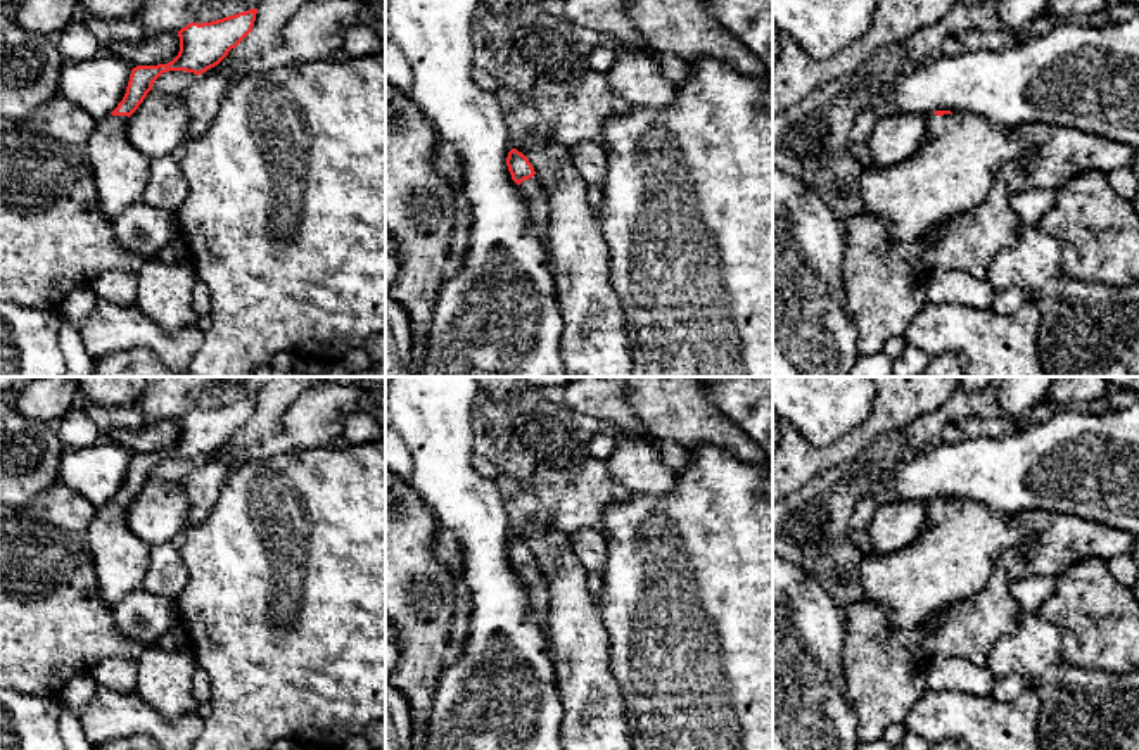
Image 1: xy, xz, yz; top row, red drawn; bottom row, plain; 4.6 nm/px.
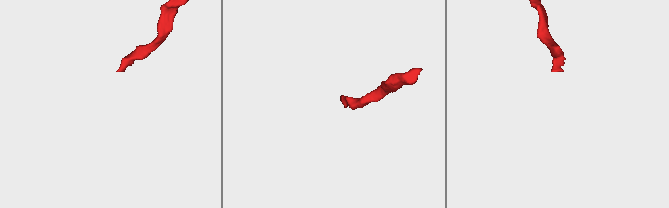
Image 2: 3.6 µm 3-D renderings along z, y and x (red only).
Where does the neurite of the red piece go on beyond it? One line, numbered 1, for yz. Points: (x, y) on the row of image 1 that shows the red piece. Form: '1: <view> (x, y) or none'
1: yz (953, 170)

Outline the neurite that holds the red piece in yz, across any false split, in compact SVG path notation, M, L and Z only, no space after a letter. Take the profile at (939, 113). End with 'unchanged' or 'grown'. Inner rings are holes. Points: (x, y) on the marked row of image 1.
M935 111L926 121L921 147L907 159L888 166L871 166L857 180L857 194L864 213L888 221L890 242L913 242L933 225L985 200L996 171L1035 154L1034 145L1015 140L1009 128L994 124L983 116Z | grown

